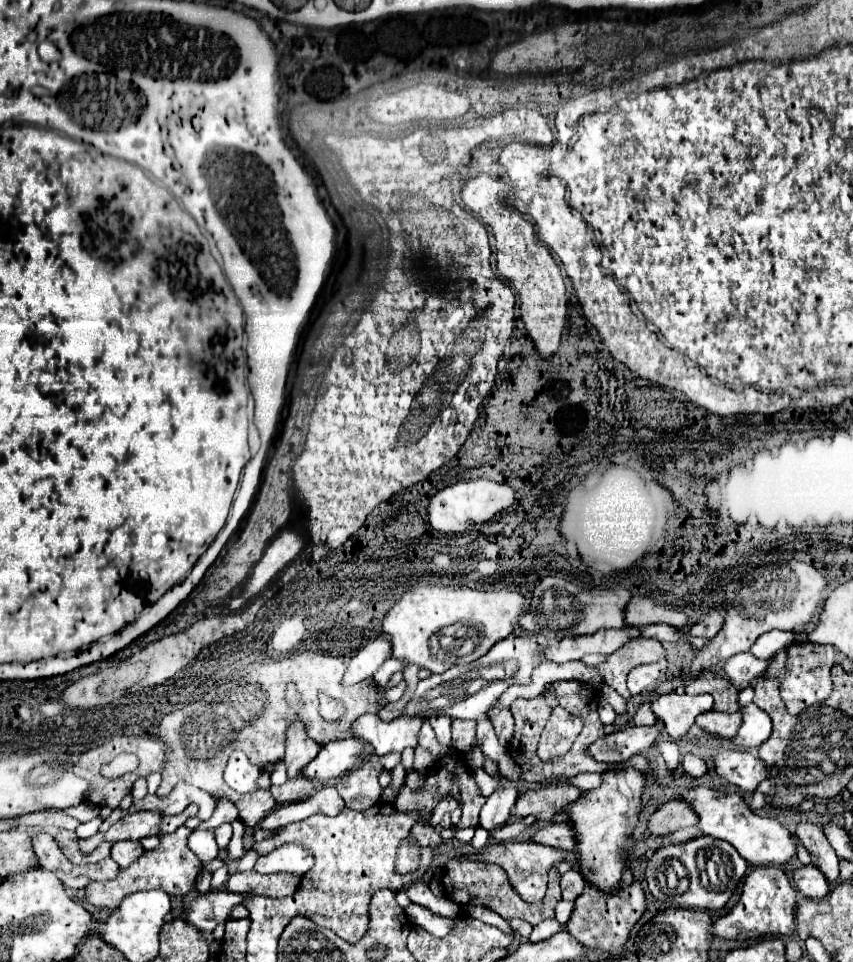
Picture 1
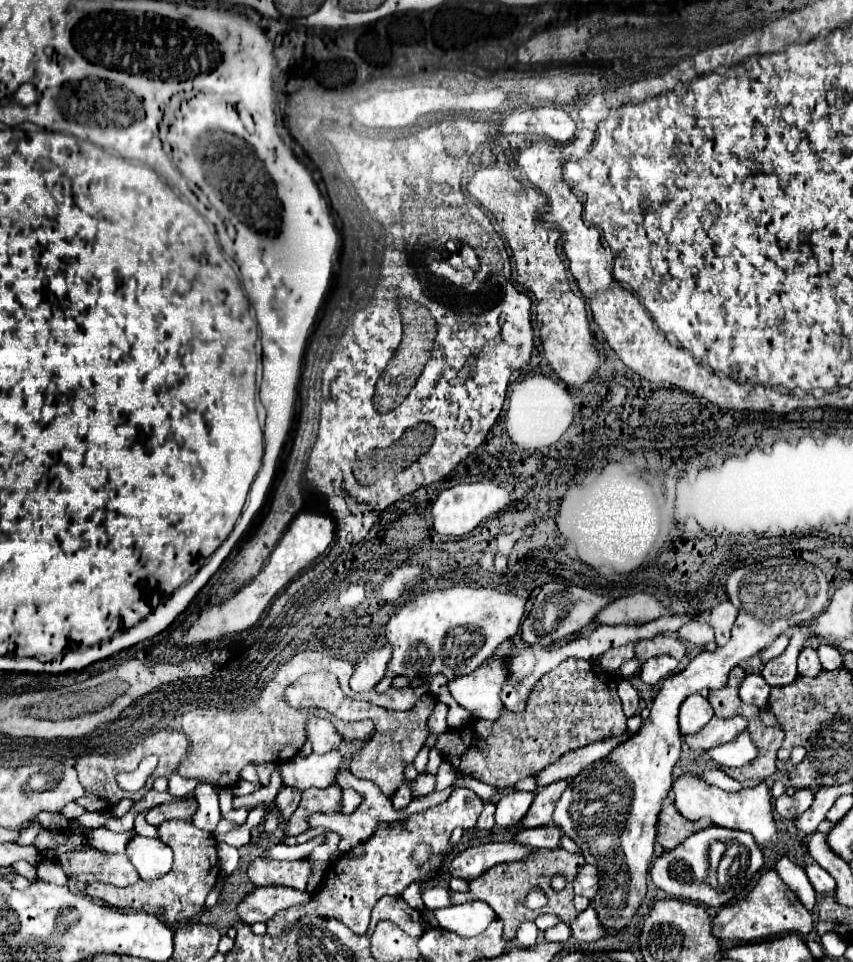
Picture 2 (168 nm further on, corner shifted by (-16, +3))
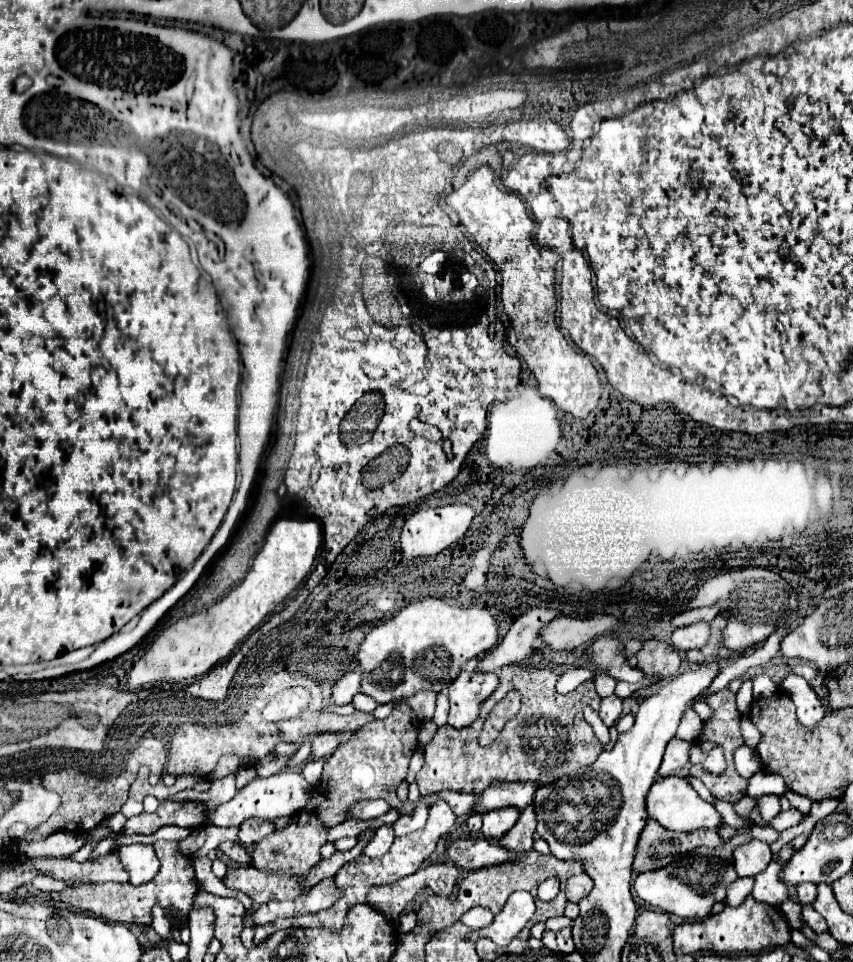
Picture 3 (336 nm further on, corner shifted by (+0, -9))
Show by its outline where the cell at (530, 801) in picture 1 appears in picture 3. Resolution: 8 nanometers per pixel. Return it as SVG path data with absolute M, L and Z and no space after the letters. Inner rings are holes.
M528 804L520 812L516 826L512 826L512 830L508 830L504 838L500 838L500 846L516 852L528 852L532 850L534 834L536 834L536 812L534 812L534 804Z

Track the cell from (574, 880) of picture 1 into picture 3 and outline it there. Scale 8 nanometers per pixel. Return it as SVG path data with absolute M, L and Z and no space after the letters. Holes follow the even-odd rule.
M586 874L572 876L566 882L566 898L570 902L580 902L590 890L592 890L592 880Z

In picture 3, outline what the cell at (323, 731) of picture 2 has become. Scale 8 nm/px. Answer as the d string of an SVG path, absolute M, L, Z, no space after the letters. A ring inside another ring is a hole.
M320 734L312 738L312 760L326 760L336 748L338 748L338 738L334 734Z

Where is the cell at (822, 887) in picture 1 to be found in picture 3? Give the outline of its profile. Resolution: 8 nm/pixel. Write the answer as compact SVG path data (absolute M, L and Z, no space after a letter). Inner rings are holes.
M804 882L798 886L798 900L800 904L812 904L816 900L816 884Z

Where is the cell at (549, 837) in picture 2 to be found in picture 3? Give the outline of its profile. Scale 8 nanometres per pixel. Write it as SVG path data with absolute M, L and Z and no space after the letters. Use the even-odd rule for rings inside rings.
M476 838L476 840L456 840L448 848L448 856L456 866L464 866L464 870L478 870L484 866L498 866L504 862L514 862L518 858L516 852L502 848L498 842Z

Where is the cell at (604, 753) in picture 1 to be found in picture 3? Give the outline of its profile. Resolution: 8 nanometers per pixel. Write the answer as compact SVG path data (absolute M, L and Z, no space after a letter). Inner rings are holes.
M494 782L488 790L484 790L484 794L480 794L480 814L506 806L522 810L532 802L540 786L542 782Z

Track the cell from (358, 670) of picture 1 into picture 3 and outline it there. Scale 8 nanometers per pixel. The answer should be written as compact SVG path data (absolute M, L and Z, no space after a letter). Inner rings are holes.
M358 668L348 670L346 674L342 674L342 678L338 678L332 686L334 704L338 704L338 706L350 704L352 698L360 692L360 680L362 680L362 672Z

